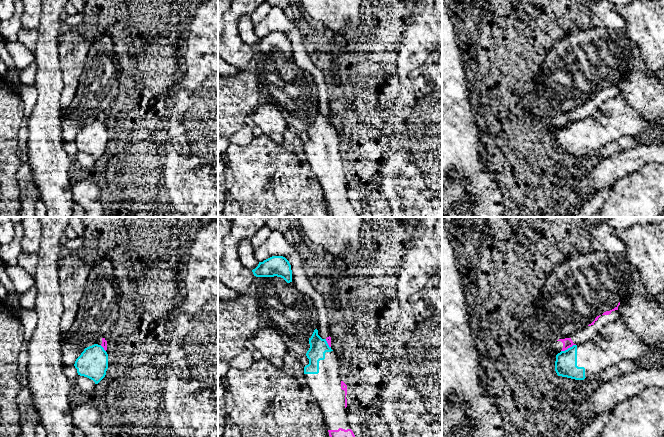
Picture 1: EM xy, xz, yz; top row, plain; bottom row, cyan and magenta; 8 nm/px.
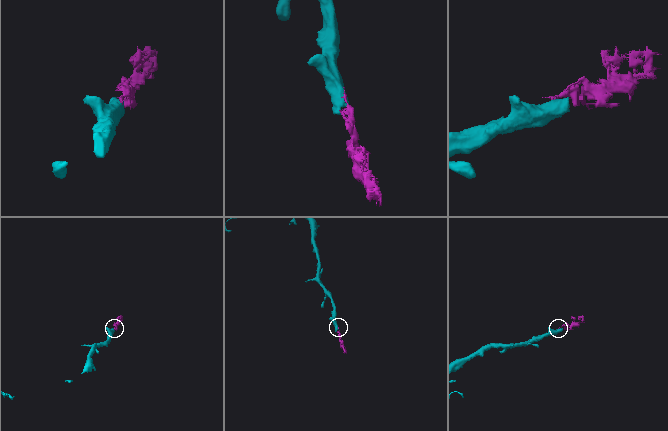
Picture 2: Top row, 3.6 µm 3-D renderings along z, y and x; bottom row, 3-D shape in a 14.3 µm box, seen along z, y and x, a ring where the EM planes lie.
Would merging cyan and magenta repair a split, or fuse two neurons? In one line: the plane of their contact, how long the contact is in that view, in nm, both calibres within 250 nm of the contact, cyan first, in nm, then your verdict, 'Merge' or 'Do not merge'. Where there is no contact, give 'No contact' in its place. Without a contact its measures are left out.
Touches cyan in yz. Shared border 130 nm. Thickness 180 nm (cyan) against 80 nm. Merge

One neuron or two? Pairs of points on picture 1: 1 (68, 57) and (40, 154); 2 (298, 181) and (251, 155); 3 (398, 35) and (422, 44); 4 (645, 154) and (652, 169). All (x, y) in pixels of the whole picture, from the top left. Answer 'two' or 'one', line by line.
1: two
2: one
3: two
4: two

